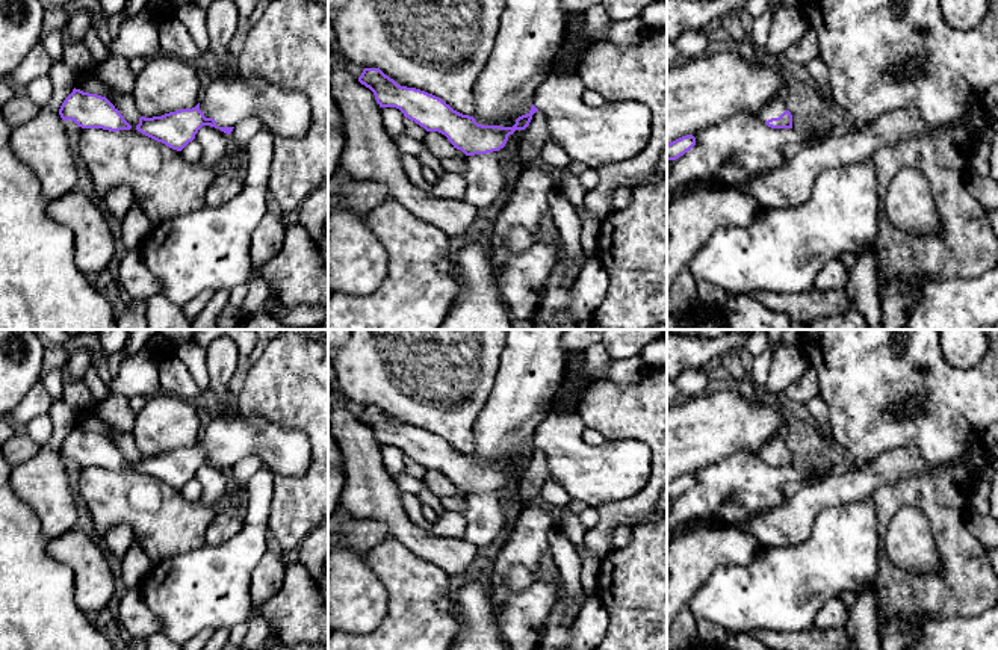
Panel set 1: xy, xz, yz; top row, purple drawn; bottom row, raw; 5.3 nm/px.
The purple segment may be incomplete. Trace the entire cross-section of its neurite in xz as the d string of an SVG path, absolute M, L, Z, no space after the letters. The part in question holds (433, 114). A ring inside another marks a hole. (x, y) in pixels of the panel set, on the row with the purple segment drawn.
M364 68L358 82L373 92L380 107L399 109L426 132L445 135L466 156L499 151L510 135L529 125L535 112L546 115L552 142L572 160L594 169L637 156L650 138L652 112L647 106L634 100L587 106L576 74L550 74L537 89L531 110L513 127L478 124L432 94L398 85L380 68Z

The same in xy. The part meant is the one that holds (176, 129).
M213 0L206 9L210 53L219 74L192 109L180 109L162 116L139 118L136 130L181 151L203 125L230 135L246 118L257 118L260 130L272 138L299 138L311 121L307 97L275 85L260 91L250 88L227 63L228 44L236 32L239 12L231 0Z

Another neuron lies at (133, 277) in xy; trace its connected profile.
M129 251L116 266L118 284L133 298L162 295L160 283L147 269L138 251Z

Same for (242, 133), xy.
M251 116L240 121L233 132L230 133L231 151L228 156L228 163L234 168L240 168L243 165L242 153L246 148L246 144L251 138L260 130L260 122L257 118Z

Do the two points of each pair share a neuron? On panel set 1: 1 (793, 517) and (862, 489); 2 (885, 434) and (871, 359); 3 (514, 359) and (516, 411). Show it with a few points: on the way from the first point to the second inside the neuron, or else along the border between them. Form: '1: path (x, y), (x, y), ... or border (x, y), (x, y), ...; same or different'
1: path (809, 501), (820, 493), (846, 489); same
2: path (871, 416), (871, 377); same
3: path (516, 372), (516, 398); same

